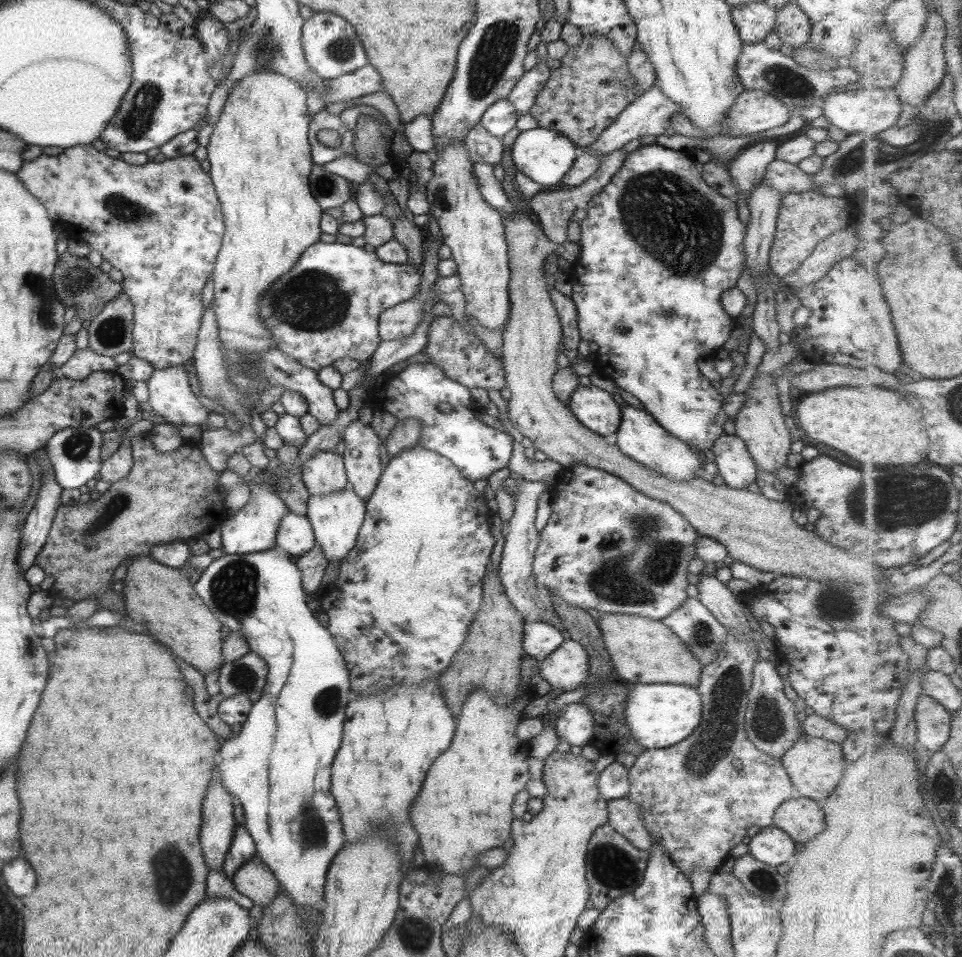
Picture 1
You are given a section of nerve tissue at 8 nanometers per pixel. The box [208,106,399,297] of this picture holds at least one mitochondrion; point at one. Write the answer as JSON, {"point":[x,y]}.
{"point":[324,185]}

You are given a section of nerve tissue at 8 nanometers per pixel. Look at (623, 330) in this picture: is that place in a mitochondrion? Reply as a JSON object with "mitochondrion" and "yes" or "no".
{"mitochondrion":"no"}

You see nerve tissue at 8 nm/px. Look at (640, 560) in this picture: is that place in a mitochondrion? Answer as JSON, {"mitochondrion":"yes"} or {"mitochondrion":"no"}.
{"mitochondrion":"yes"}

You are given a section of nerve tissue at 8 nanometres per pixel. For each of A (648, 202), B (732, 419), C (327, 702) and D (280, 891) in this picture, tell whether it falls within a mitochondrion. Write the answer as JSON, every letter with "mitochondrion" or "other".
{"A":"mitochondrion","B":"other","C":"mitochondrion","D":"other"}

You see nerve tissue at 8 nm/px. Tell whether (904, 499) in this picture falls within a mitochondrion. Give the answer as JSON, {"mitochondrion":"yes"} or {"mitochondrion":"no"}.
{"mitochondrion":"yes"}

